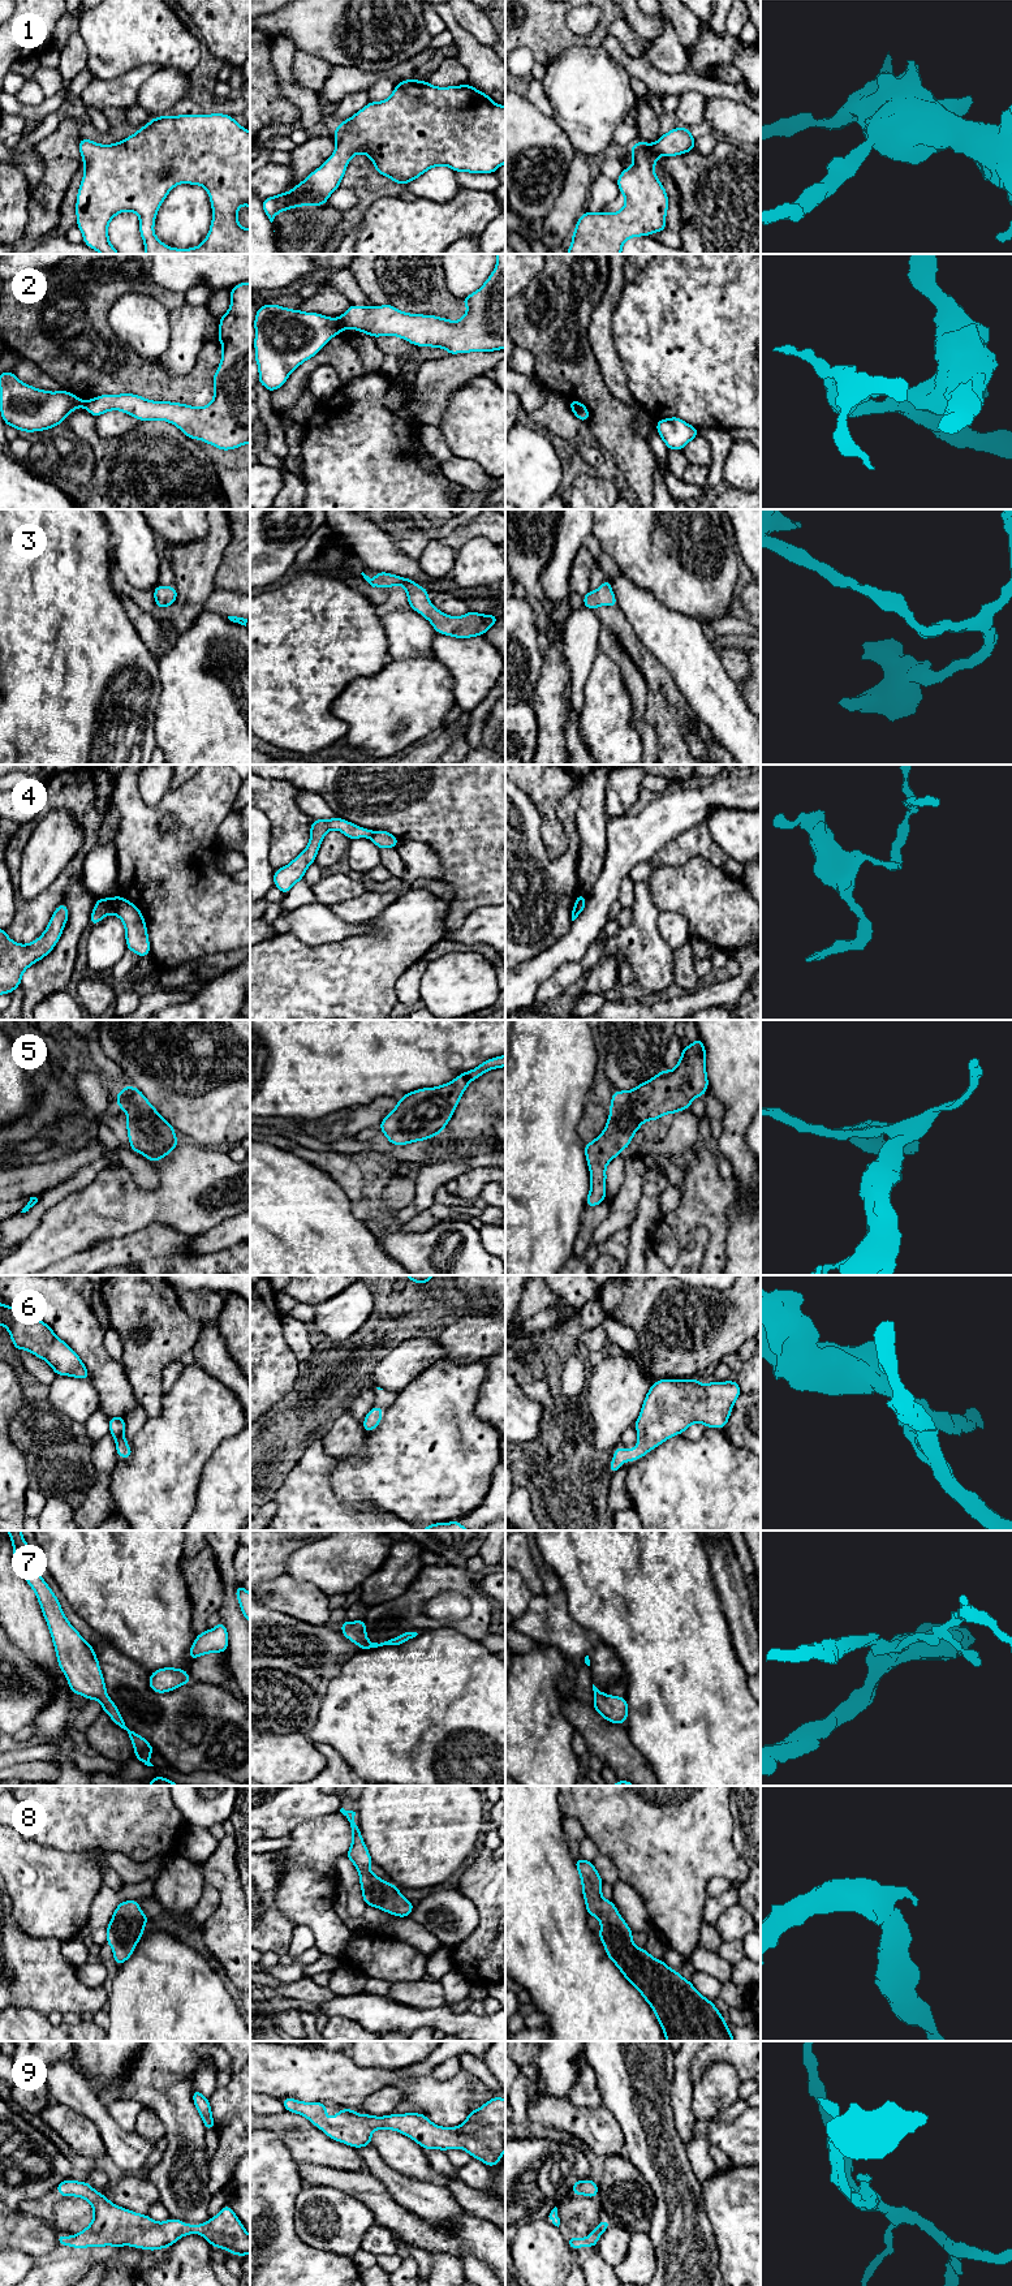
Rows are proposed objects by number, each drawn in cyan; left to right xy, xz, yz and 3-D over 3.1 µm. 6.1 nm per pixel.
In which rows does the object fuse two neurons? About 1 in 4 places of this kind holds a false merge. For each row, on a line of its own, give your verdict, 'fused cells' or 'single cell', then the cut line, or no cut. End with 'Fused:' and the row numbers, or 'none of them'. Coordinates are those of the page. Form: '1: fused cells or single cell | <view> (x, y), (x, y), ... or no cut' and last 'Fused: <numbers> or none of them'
1: single cell | no cut
2: fused cells | xz (339, 318), (345, 327)
3: single cell | no cut
4: fused cells | xy (112, 898), (116, 913)
5: single cell | no cut
6: single cell | no cut
7: single cell | no cut
8: single cell | no cut
9: single cell | no cut
Fused: 2, 4

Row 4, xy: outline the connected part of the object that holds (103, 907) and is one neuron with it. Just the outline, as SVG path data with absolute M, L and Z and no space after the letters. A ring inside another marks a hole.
M113 897L96 899L95 908L90 916L90 925L99 924L107 914L116 914Z

